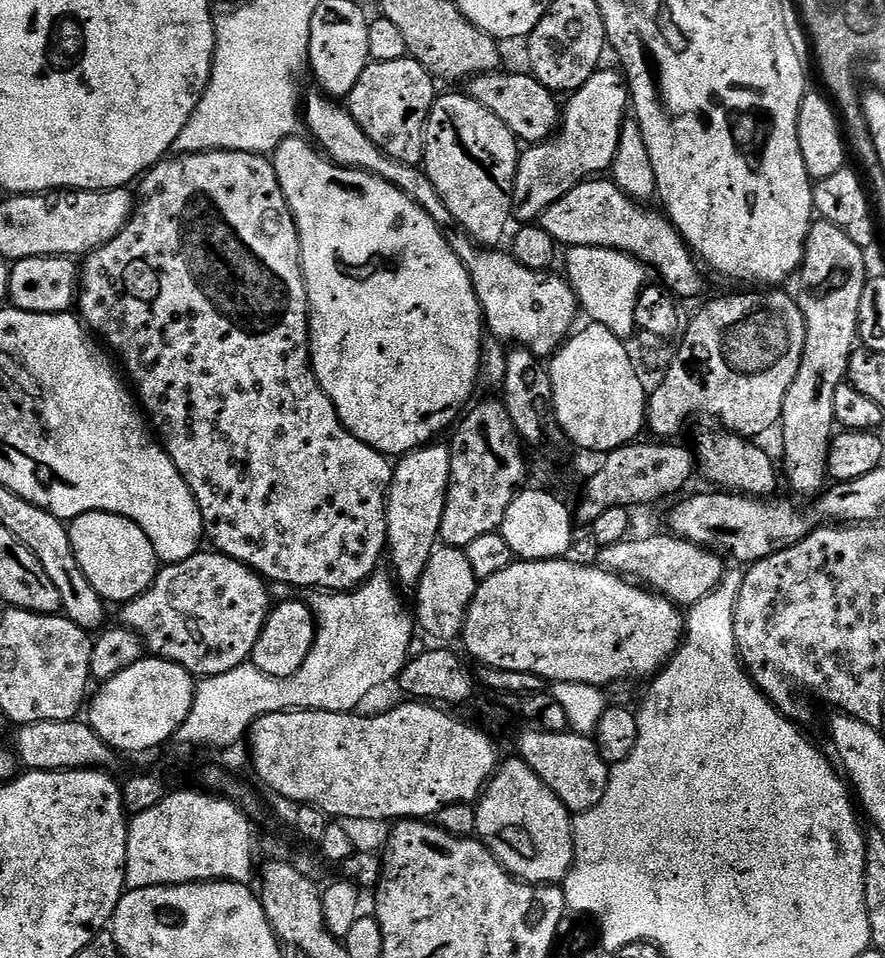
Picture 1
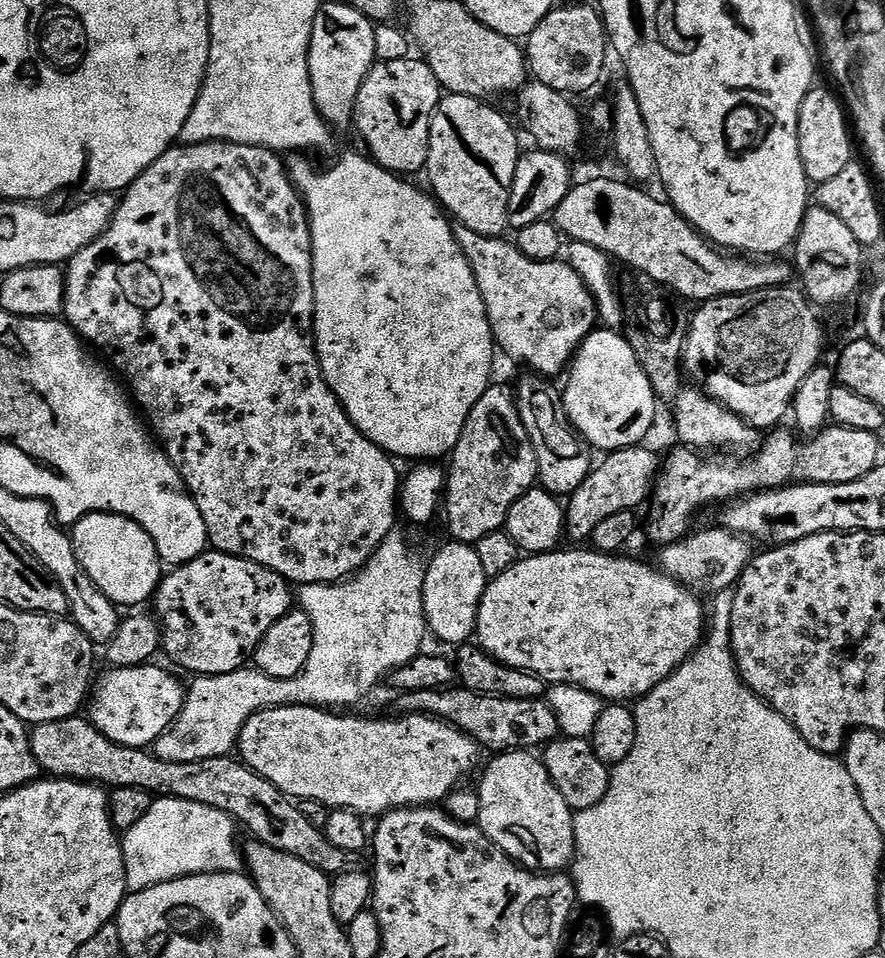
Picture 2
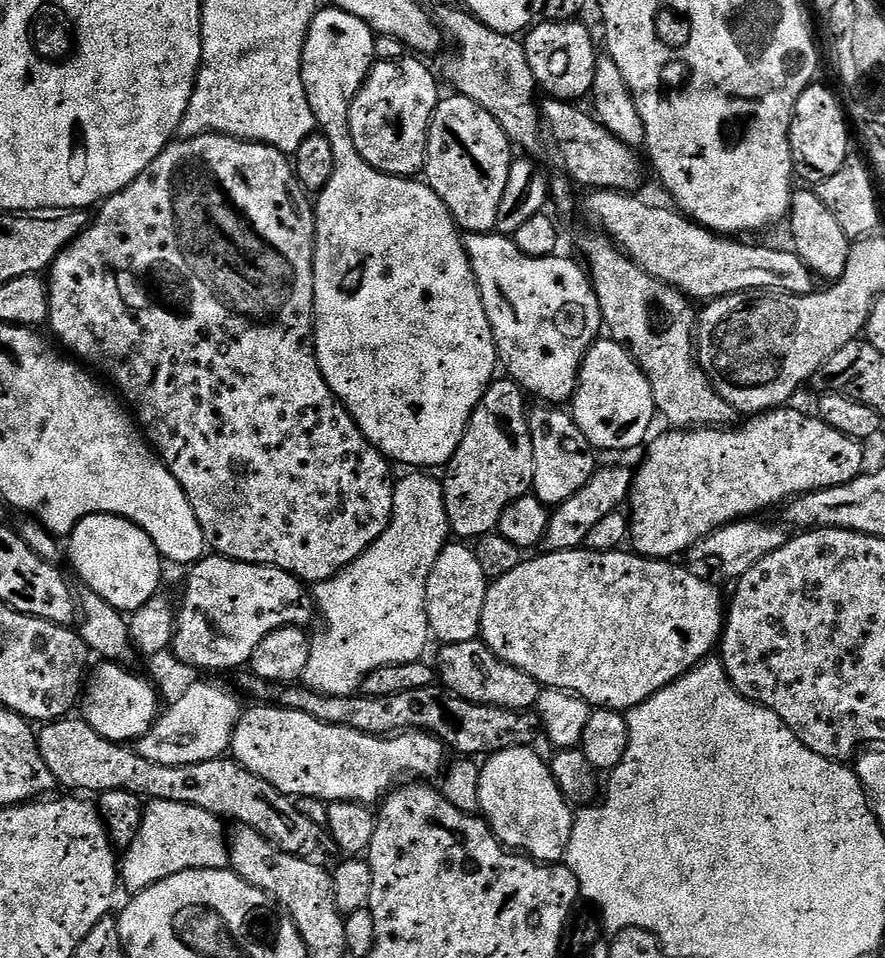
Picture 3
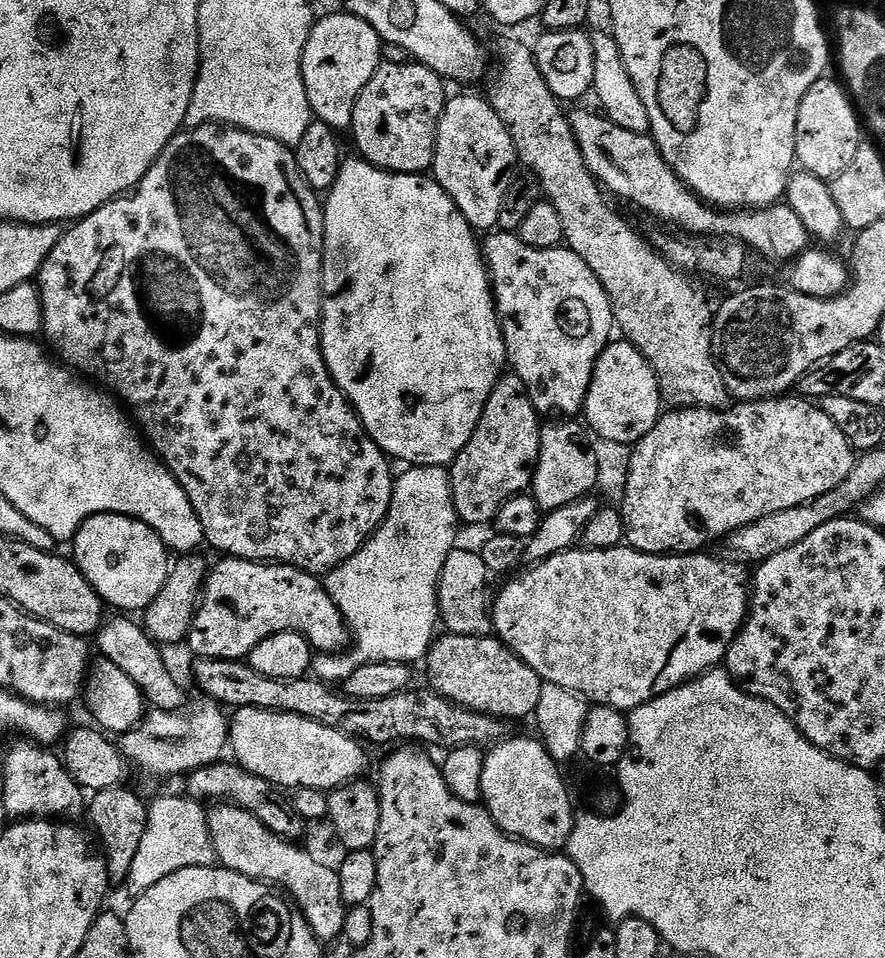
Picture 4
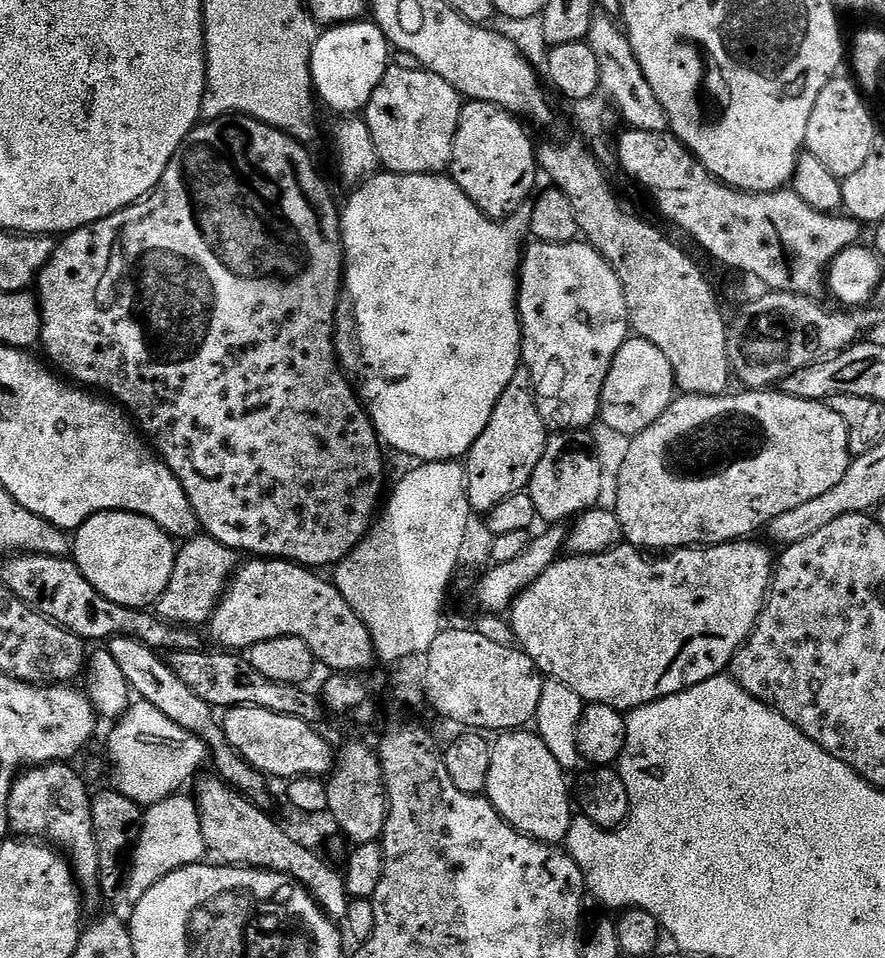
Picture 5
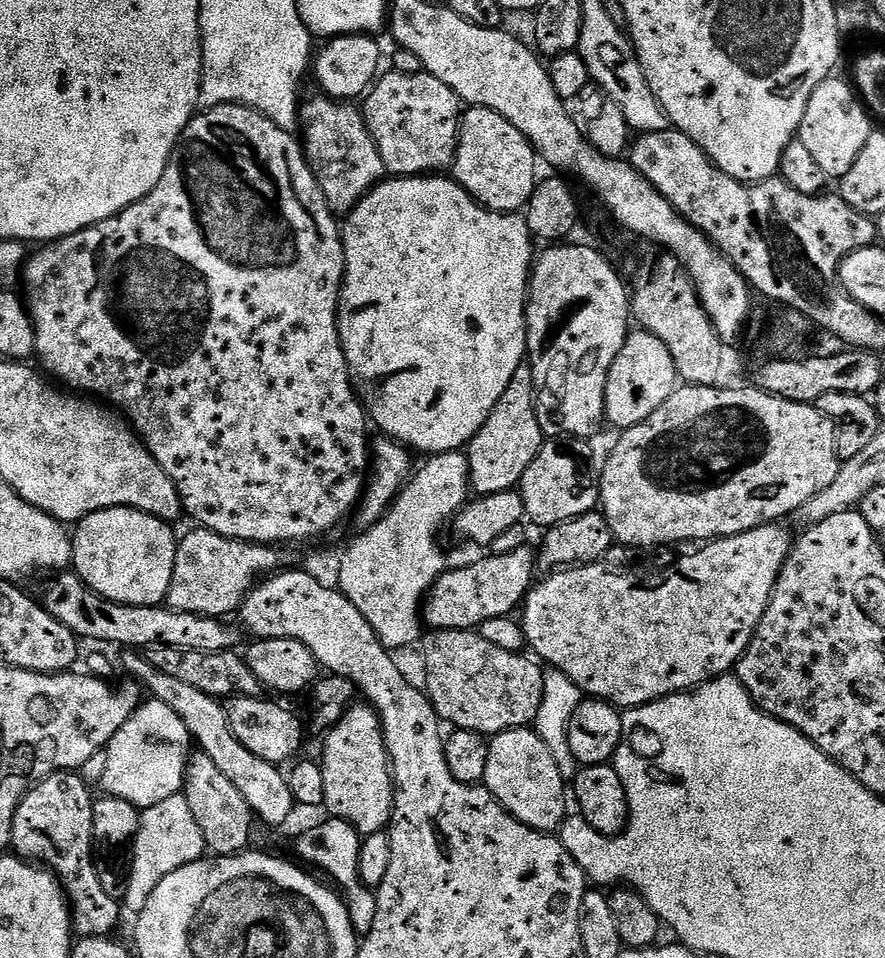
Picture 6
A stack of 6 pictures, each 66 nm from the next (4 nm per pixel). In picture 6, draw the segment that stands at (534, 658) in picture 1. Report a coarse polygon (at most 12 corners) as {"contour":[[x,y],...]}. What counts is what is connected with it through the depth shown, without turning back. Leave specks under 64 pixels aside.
{"contour":[[793,533],[553,571],[527,647],[620,710],[731,673]]}

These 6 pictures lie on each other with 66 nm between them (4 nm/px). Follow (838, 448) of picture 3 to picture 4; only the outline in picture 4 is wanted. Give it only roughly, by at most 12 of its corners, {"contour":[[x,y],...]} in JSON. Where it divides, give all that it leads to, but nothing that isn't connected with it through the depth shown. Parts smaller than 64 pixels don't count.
{"contour":[[807,398],[665,411],[624,534],[692,554],[811,504],[858,453]]}

